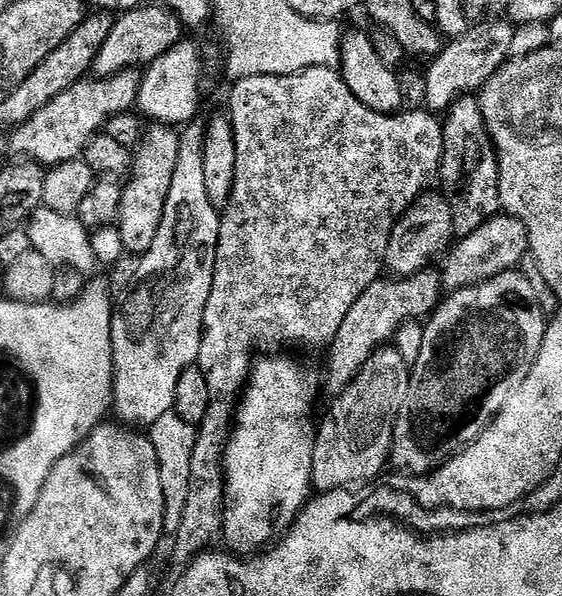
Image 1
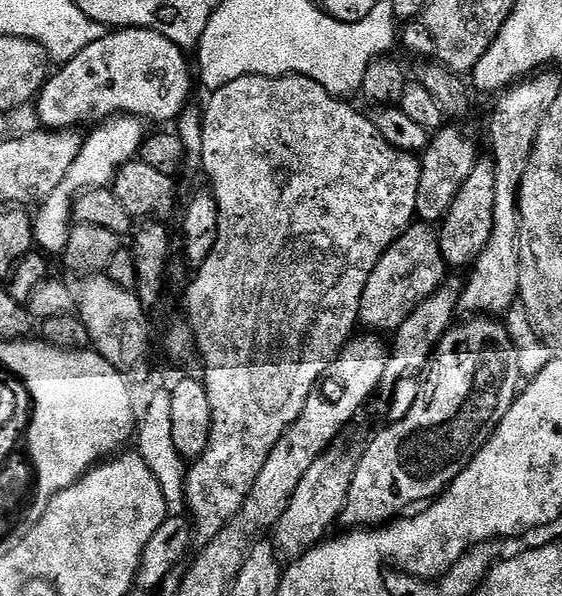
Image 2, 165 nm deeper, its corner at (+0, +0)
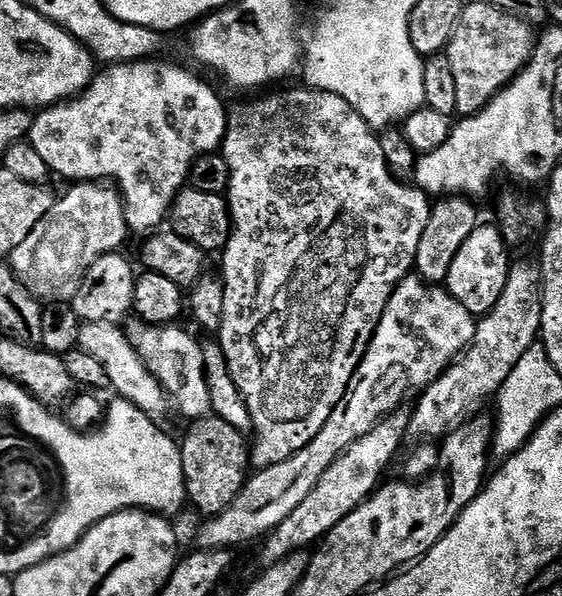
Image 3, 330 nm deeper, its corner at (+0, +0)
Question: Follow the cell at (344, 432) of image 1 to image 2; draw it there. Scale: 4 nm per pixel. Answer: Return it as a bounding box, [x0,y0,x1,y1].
[274,446,357,558]

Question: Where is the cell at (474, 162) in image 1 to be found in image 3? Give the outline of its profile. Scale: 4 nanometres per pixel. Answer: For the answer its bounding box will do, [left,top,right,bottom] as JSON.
[447,222,510,318]

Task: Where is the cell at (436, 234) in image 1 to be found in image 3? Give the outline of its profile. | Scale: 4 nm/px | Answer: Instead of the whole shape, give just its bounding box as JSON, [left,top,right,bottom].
[199,274,477,550]

